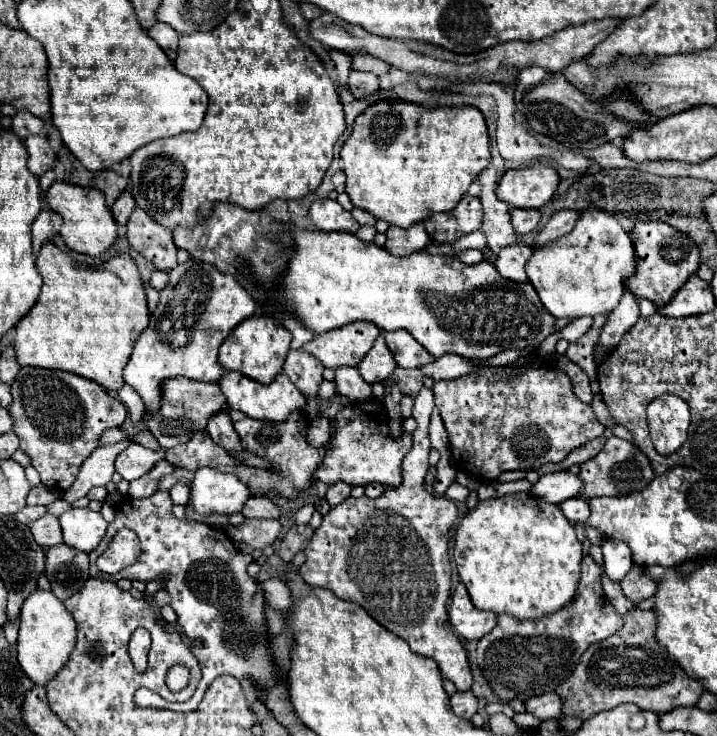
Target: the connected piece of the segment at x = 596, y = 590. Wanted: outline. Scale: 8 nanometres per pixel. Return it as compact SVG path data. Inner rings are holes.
M586 555L578 595L570 605L538 621L516 621L510 615L500 615L496 627L478 641L478 665L498 699L528 701L530 697L554 691L572 675L582 653L592 643L610 637L622 627L622 617L616 615L602 591L600 575L602 569Z

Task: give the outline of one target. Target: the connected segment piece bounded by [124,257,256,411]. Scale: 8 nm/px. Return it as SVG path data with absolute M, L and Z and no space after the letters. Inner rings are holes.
M188 259L180 265L176 265L170 273L168 285L160 291L160 303L154 313L150 313L150 325L140 333L138 341L134 343L134 351L130 355L130 361L124 369L124 381L132 385L144 399L146 411L158 409L160 403L160 383L168 377L190 377L192 381L206 381L206 383L216 383L222 375L224 369L218 365L218 347L226 339L226 335L246 317L252 317L256 313L256 303L254 299L234 281L234 277L220 273L214 269L214 265Z

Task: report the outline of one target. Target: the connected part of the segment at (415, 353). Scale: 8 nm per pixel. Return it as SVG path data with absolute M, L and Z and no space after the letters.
M400 329L400 333L382 333L382 337L386 339L386 345L392 349L394 359L400 367L406 369L416 369L420 365L430 363L434 357L430 357L430 353L426 353L426 349L422 349L422 345L418 345L418 341L414 341L414 337L410 337L410 333L406 333L404 329Z

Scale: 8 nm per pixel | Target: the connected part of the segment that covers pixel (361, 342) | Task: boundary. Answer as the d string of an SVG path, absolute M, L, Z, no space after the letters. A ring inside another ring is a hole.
M356 321L354 325L344 325L342 329L333 329L316 335L302 349L308 351L310 355L318 357L322 361L322 365L330 367L330 369L336 369L336 367L342 367L342 365L358 365L358 361L370 351L370 347L372 347L372 343L376 341L378 335L380 335L378 327L370 325L368 321Z

